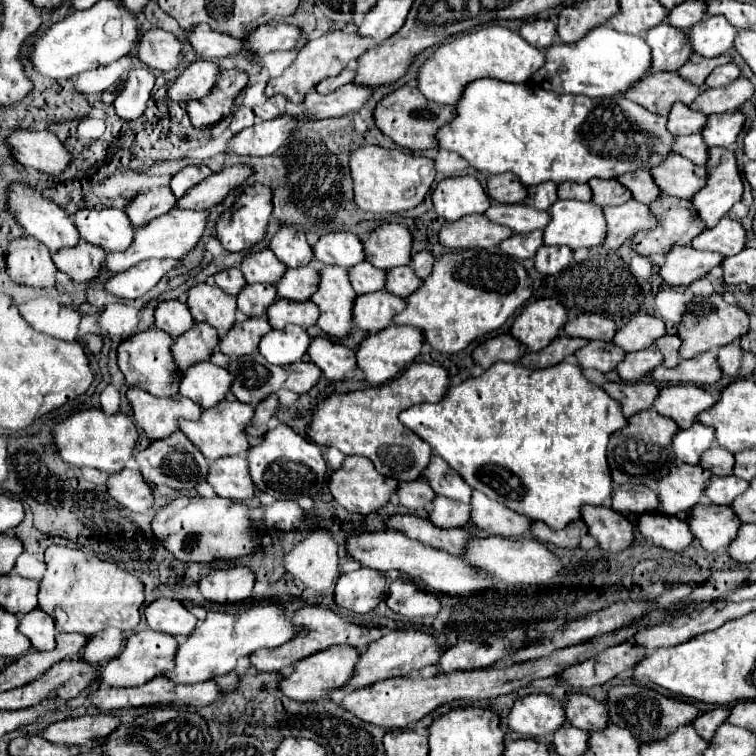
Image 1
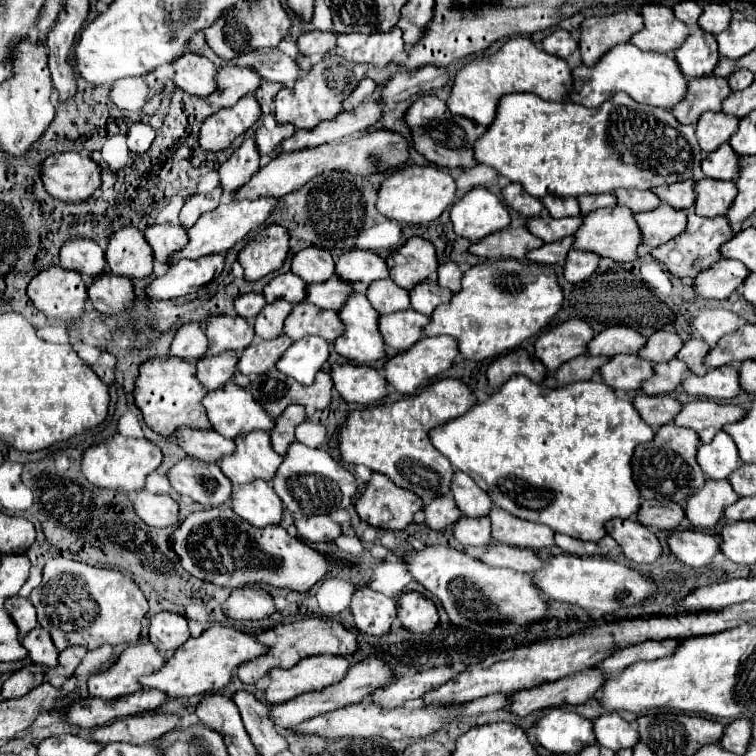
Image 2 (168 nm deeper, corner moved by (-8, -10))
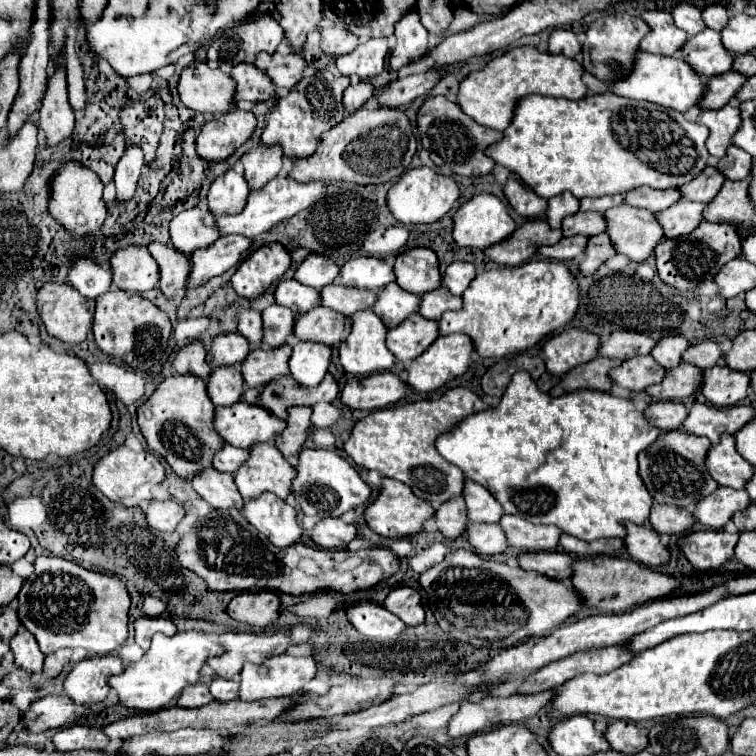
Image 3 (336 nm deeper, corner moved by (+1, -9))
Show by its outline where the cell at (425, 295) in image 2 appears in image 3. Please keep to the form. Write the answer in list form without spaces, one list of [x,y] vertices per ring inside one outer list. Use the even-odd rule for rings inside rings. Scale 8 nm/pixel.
[[[440,286],[440,288],[420,296],[420,310],[418,312],[424,318],[438,320],[442,312],[446,312],[446,310],[460,310],[460,308],[462,308],[462,298],[452,296],[444,286]]]

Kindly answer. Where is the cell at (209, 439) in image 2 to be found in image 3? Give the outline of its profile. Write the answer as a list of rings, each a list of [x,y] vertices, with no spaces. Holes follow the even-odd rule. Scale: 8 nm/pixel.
[[[224,444],[224,446],[214,454],[212,464],[214,464],[214,468],[220,470],[220,472],[230,472],[230,474],[234,474],[234,472],[244,464],[246,458],[248,458],[248,450],[244,450],[244,448],[234,448],[234,446],[230,446],[230,444]]]

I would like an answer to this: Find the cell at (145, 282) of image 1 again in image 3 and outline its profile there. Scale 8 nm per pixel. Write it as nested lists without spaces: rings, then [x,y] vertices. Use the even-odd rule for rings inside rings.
[[[232,234],[220,236],[212,246],[206,246],[204,250],[194,250],[190,254],[190,274],[186,290],[200,286],[206,278],[224,274],[240,260],[240,256],[250,248],[250,244],[252,240]]]

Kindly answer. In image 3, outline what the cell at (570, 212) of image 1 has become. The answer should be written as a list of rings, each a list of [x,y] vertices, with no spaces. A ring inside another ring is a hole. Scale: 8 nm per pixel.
[[[620,204],[612,210],[606,210],[604,220],[608,222],[606,234],[612,238],[612,244],[632,262],[644,262],[656,244],[664,240],[654,214],[648,210]]]

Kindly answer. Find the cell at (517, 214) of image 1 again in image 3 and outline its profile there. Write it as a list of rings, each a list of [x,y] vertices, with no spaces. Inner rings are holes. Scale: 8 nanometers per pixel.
[[[576,212],[562,222],[562,236],[574,236],[574,234],[584,234],[584,236],[594,236],[604,232],[606,224],[602,214],[598,212]]]

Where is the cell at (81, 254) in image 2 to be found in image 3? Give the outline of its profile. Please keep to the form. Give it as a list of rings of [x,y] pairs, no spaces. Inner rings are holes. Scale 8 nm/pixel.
[[[76,258],[68,272],[68,282],[84,298],[94,300],[112,286],[112,274],[108,266],[102,266],[90,258]]]

